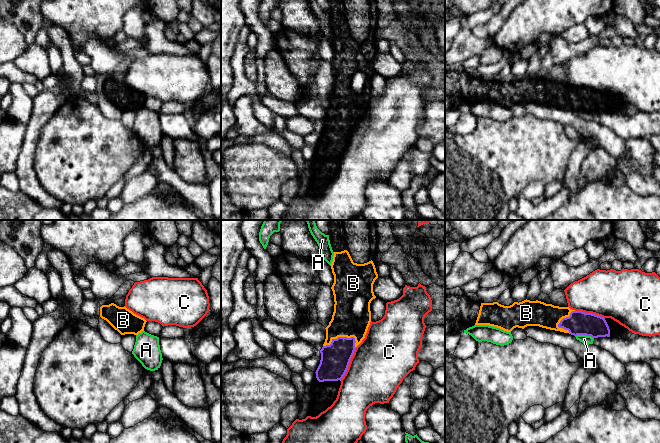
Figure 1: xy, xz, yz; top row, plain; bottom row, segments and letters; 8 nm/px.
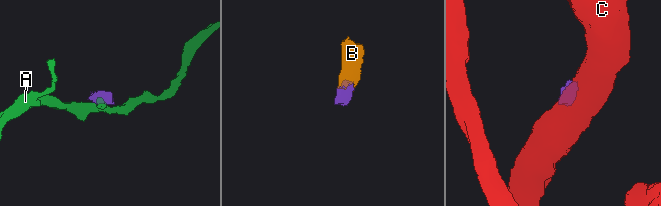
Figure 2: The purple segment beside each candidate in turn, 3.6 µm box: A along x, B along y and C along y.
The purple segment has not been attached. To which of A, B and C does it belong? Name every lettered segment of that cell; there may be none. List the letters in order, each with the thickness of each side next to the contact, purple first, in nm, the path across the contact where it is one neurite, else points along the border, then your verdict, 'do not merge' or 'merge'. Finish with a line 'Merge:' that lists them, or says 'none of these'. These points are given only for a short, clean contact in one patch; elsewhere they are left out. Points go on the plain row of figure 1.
A: 190/70 nm | along yz (575, 111), (590, 111), (593, 114) | do not merge
B: 240/300 nm | across xz (335, 134), (339, 123), (339, 113), (347, 105), (351, 94) | merge
C: 240/460 nm | along xz (356, 123), (348, 144), (340, 156) | do not merge
Merge: B

